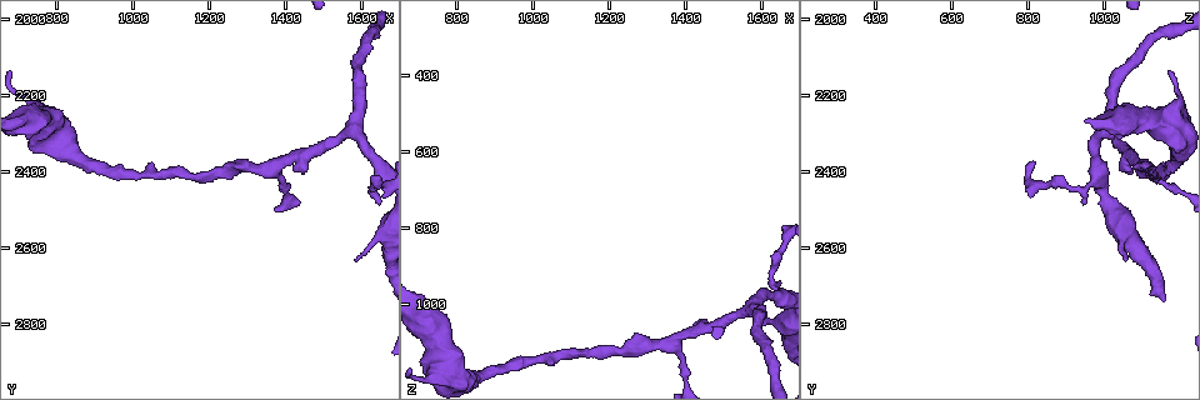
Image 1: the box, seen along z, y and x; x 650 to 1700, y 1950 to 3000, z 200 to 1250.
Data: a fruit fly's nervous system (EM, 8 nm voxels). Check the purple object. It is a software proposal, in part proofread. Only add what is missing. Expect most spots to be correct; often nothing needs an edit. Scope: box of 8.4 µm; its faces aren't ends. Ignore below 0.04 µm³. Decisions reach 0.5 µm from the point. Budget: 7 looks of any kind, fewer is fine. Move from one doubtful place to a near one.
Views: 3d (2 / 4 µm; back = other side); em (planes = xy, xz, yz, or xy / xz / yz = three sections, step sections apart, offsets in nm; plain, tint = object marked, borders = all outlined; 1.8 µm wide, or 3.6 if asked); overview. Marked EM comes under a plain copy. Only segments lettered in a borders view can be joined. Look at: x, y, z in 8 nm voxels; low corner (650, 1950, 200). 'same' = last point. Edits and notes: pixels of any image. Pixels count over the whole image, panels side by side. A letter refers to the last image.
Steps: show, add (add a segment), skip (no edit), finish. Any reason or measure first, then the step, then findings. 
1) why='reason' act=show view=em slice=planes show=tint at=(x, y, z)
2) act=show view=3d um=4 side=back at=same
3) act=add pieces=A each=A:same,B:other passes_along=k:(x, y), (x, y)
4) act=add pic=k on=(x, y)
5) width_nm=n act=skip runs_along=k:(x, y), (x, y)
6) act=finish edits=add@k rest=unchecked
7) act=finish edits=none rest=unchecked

why='three-way junction' act=show view=em slice=planes show=borders at=(1365, 2395, 1105)

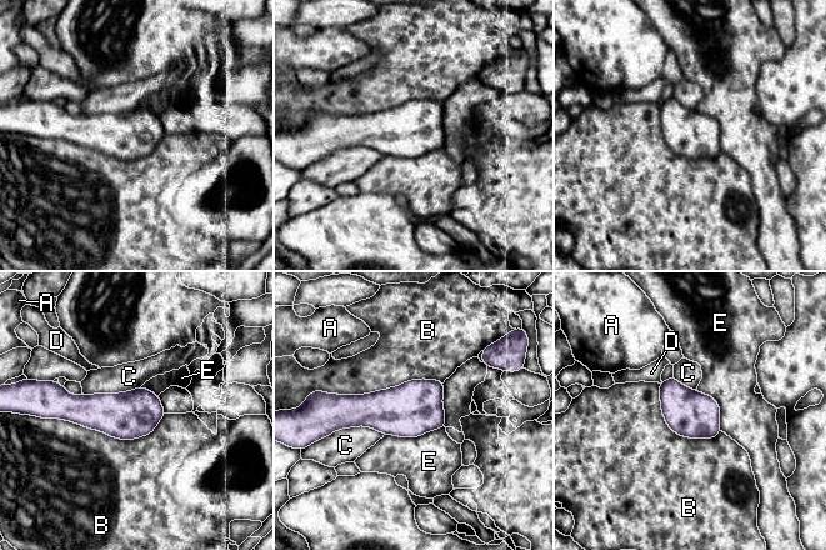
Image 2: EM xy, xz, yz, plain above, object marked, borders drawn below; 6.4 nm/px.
width_nm=300 act=skip each=A:other,B:other,C:other,D:other,E:other border=2:(444, 426), (417, 436), (384, 435) found='none of them fits'

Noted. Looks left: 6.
why='narrows sharply' act=show view=3d um=2 at=(1630, 2435, 900)

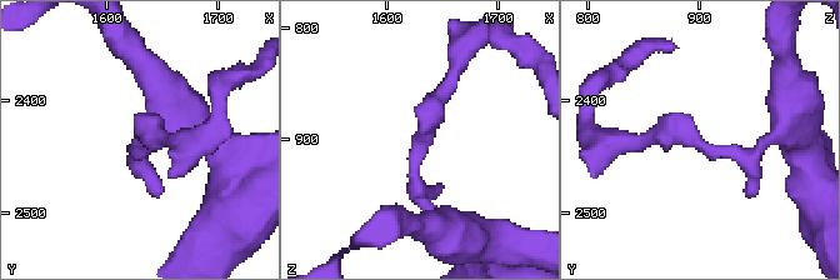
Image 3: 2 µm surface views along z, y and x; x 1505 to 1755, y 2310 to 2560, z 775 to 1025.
why='shape alone is not enough' act=show view=em slice=xy step=8 show=tint at=(1632, 2440, 898)

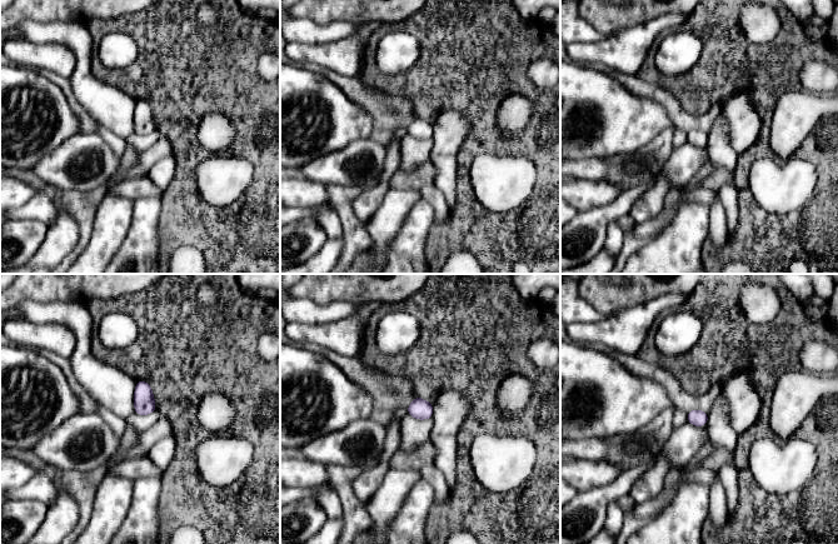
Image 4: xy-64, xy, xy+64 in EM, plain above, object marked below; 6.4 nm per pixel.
act=show view=em slice=planes show=borders at=same

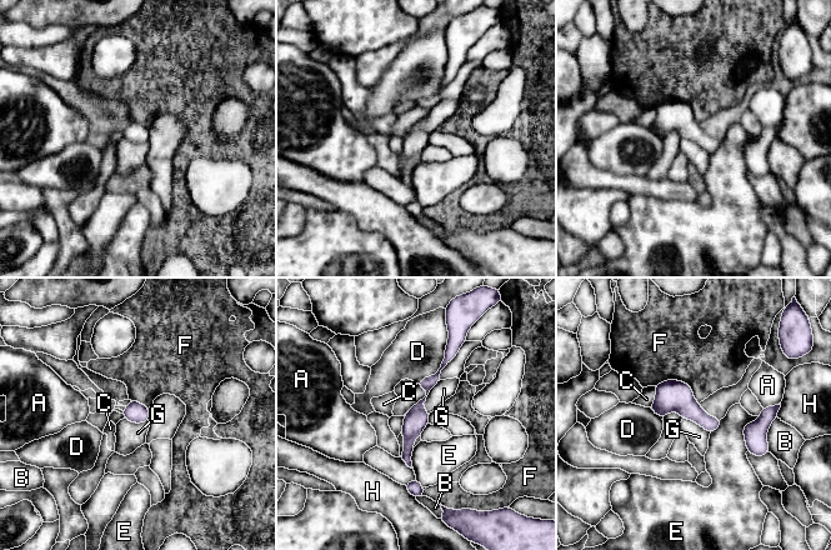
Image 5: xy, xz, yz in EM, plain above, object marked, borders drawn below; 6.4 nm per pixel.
longest_contact=D:360nm act=skip each=A:other,B:other,C:other,D:other,E:other,F:other,G:other,H:other runs_along=5:(452, 353), (420, 403), (408, 460) found='no lettered segment goes on from it'

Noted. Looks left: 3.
why='calibre changes' act=show view=3d um=4 at=(830, 2355, 1195)

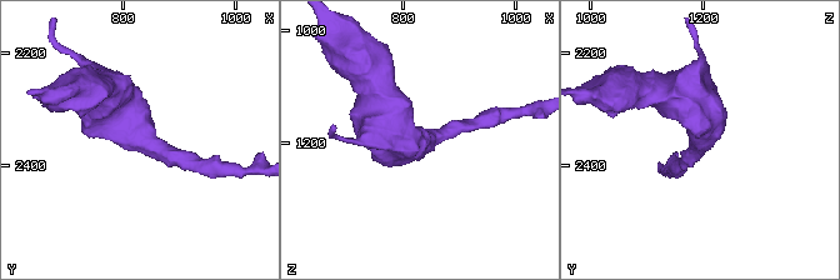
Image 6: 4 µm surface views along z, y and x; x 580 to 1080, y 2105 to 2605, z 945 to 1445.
act=show view=em um=3.6 slice=planes show=borders at=(825, 2350, 1195)

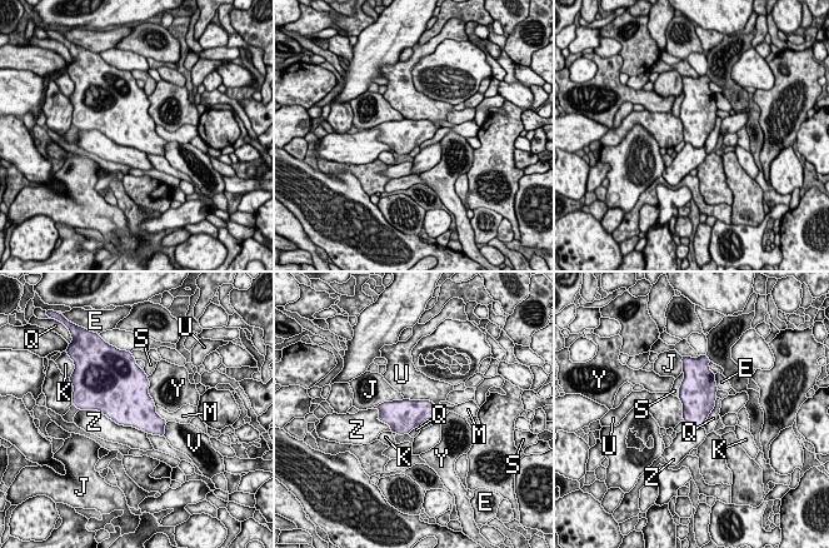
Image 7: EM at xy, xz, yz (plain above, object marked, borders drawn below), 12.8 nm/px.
width_nm=420 act=skip each=E:other,J:other,K:other,M:other,Q:other,S:other,U:other,V:other,Y:other,Z:other border=7:(404, 398), (429, 399), (439, 408) found='none of them fits'

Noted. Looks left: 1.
act=finish edits=none rest=unchecked

